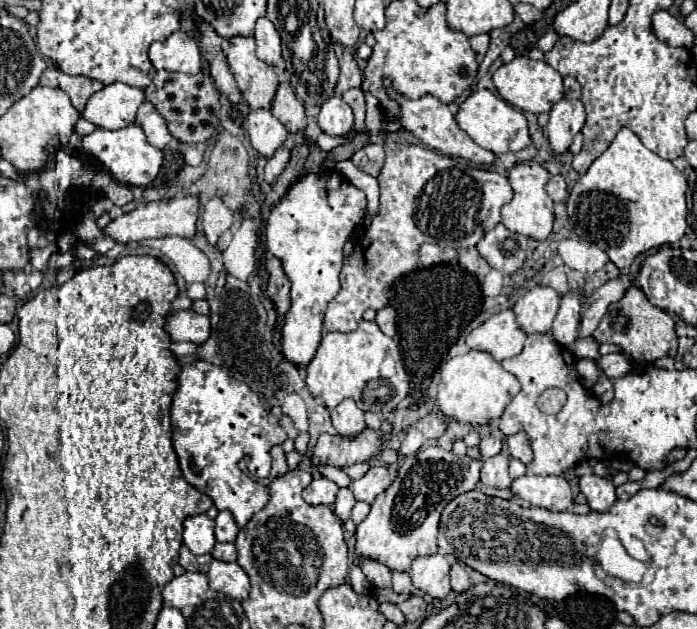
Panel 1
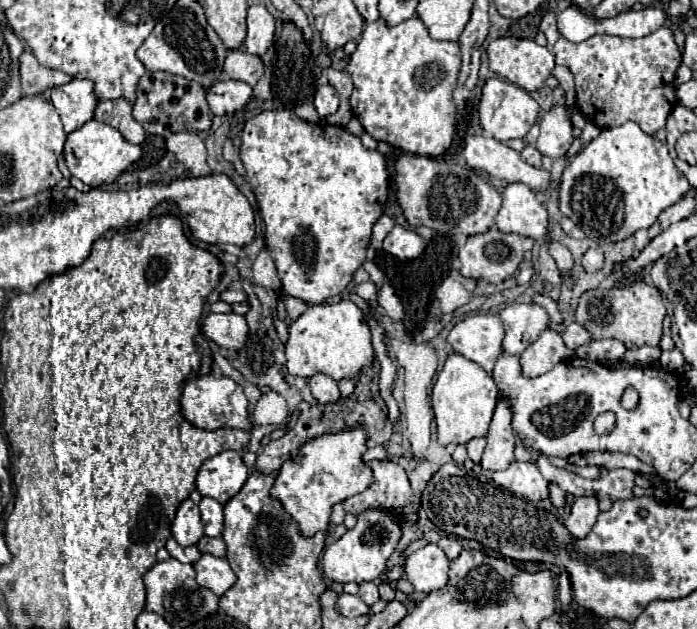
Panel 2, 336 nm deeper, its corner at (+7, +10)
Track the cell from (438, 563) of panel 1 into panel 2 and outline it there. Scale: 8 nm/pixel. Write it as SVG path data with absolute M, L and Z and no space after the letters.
M427 544L405 560L405 578L417 592L429 594L447 584L449 560L437 544Z

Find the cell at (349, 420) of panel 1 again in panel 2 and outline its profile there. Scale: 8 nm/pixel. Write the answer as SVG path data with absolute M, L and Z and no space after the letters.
M317 374L313 378L309 378L309 388L313 398L319 404L333 404L341 398L341 392L337 388L337 382L325 374Z

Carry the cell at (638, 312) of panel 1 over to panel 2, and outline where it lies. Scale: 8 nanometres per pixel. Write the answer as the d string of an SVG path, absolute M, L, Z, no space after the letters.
M633 282L627 288L593 288L579 298L575 320L587 328L593 340L617 338L631 346L659 346L661 340L661 322L665 318L665 302L659 290L645 282Z

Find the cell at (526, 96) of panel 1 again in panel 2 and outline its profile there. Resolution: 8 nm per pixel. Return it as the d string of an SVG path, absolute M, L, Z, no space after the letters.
M513 36L497 38L489 44L487 54L489 54L489 68L495 74L517 84L519 88L525 88L527 92L535 92L535 90L543 88L545 80L551 76L551 72L555 68L553 54L545 46L537 46L533 40L527 40L527 38L513 38Z

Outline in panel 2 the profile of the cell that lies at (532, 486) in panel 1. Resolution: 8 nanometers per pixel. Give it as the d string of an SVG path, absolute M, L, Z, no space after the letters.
M513 462L507 470L495 472L493 482L529 502L549 498L549 482L541 476L533 462Z

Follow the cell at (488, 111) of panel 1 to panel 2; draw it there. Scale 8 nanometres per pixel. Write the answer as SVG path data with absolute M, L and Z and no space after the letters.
M489 78L485 82L481 102L479 102L479 122L485 130L485 134L489 134L501 142L507 142L511 138L523 138L535 124L537 114L539 114L539 106L529 96L527 90L515 86L507 80L501 80L501 78Z

